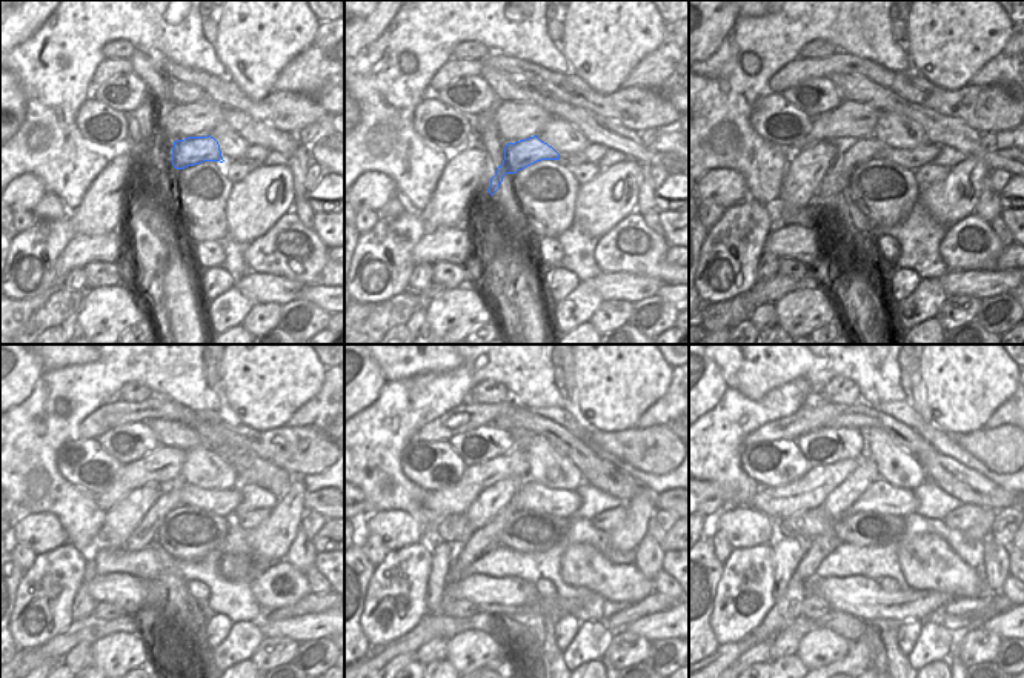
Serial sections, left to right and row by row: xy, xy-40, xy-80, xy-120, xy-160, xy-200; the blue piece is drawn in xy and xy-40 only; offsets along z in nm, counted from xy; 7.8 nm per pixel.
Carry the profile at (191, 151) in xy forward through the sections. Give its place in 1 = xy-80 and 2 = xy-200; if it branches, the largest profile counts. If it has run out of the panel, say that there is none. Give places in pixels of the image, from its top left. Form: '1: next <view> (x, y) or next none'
1: next xy-80 (864, 149)
2: next xy-200 (784, 611)

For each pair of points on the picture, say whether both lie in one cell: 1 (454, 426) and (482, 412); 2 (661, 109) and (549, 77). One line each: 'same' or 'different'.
1: same
2: same

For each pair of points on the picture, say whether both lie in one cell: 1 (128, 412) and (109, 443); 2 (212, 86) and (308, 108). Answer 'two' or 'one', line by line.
1: two
2: one

